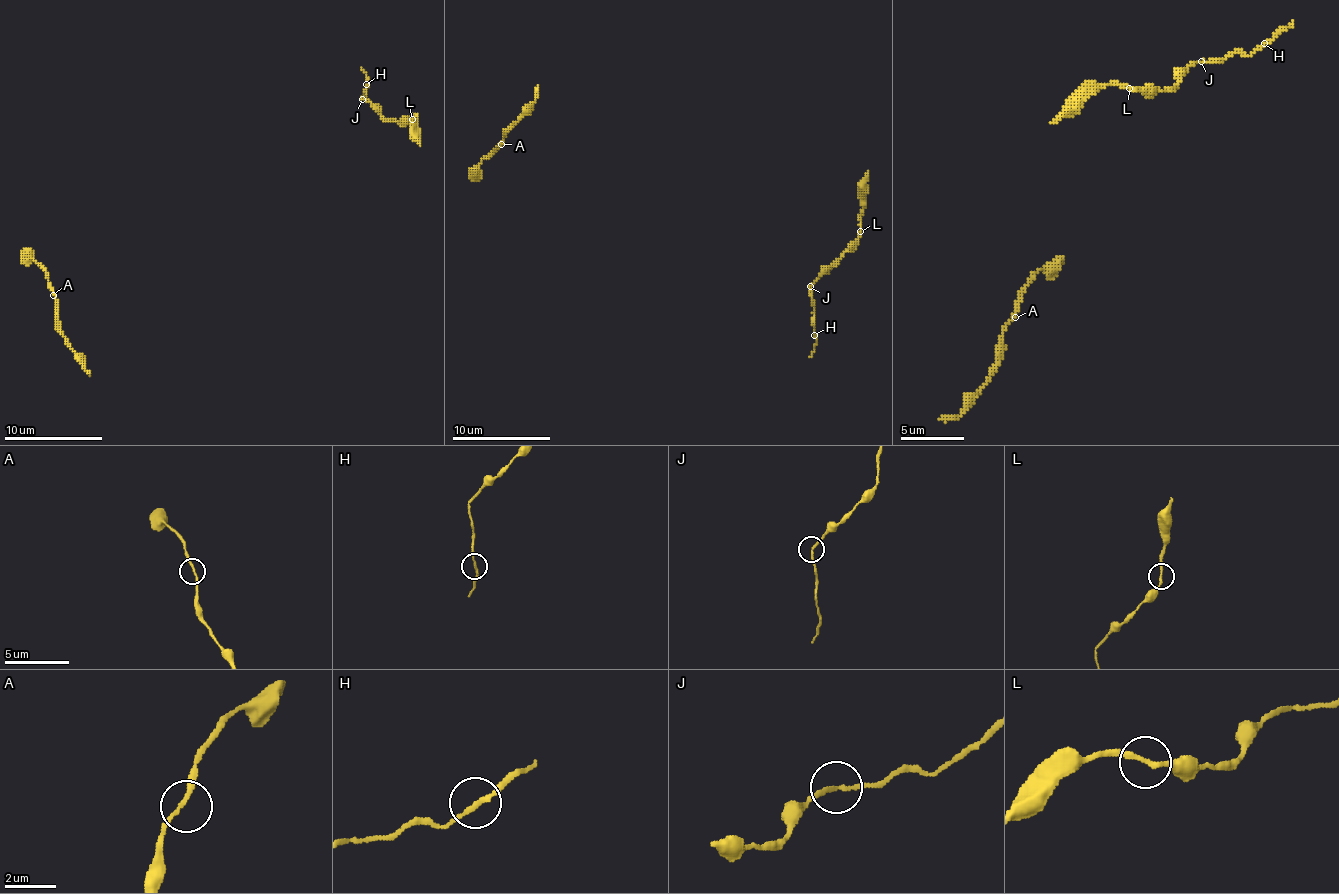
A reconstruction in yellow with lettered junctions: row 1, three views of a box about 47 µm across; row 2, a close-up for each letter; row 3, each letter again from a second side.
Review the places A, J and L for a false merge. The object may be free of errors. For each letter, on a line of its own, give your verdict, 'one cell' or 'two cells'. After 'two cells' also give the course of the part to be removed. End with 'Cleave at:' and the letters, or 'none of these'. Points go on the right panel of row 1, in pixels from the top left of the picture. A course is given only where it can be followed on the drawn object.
A: one cell
J: one cell
L: one cell
Cleave at: none of these

